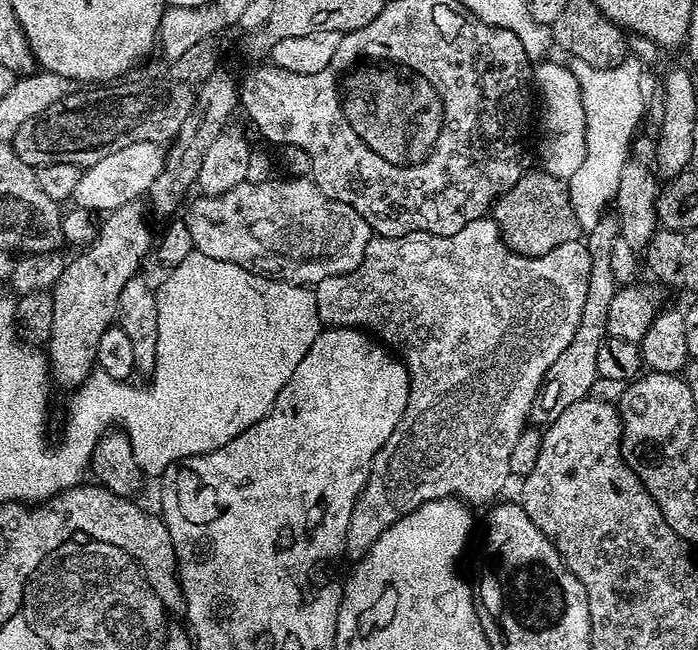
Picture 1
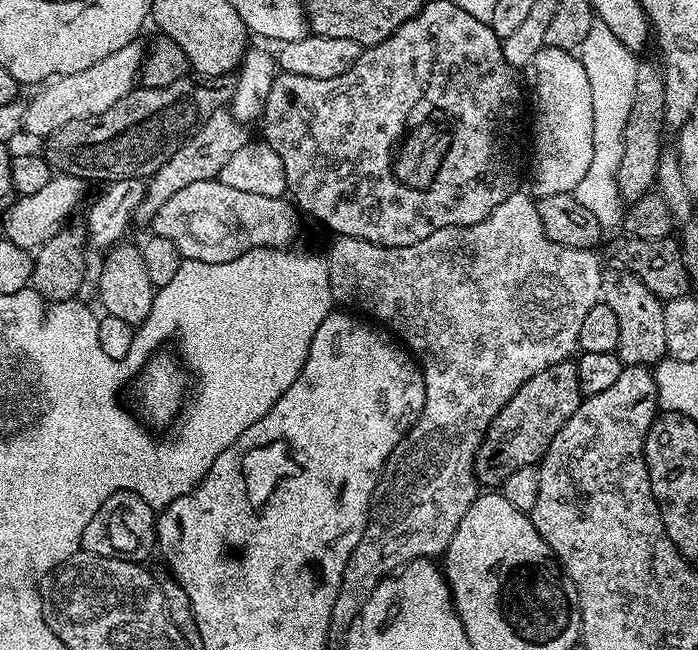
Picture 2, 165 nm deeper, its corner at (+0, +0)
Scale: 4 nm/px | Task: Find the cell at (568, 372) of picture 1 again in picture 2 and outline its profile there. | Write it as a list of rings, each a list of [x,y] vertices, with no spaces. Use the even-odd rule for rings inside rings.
[[[571,359],[546,366],[546,370],[534,374],[534,378],[527,380],[518,394],[498,410],[494,422],[485,430],[484,441],[478,446],[472,467],[477,485],[500,486],[514,474],[514,470],[539,465],[554,434],[566,426],[570,414],[578,410],[581,399],[578,370]]]

